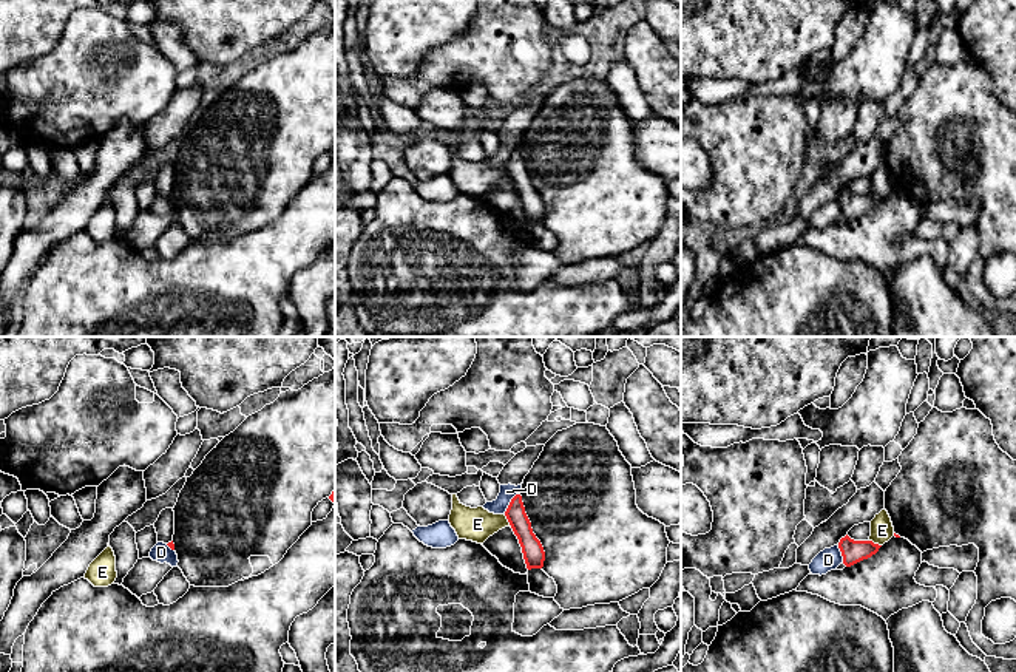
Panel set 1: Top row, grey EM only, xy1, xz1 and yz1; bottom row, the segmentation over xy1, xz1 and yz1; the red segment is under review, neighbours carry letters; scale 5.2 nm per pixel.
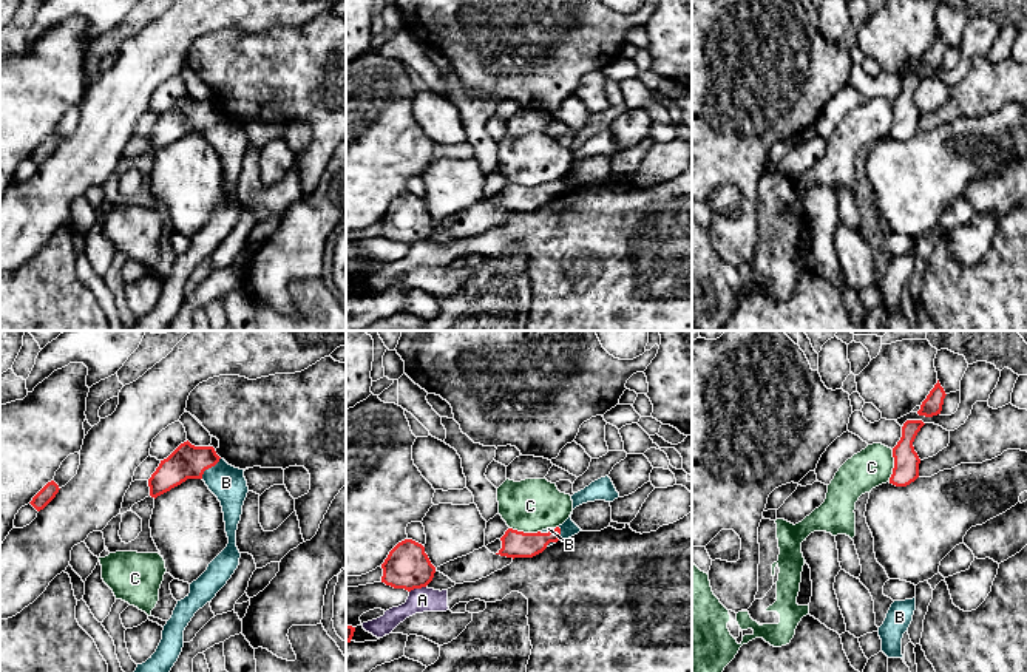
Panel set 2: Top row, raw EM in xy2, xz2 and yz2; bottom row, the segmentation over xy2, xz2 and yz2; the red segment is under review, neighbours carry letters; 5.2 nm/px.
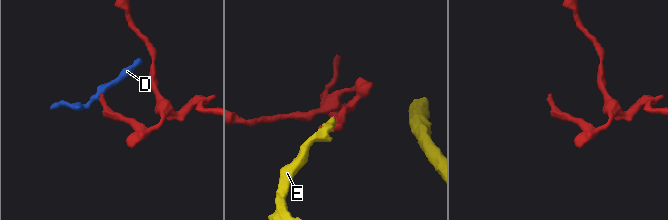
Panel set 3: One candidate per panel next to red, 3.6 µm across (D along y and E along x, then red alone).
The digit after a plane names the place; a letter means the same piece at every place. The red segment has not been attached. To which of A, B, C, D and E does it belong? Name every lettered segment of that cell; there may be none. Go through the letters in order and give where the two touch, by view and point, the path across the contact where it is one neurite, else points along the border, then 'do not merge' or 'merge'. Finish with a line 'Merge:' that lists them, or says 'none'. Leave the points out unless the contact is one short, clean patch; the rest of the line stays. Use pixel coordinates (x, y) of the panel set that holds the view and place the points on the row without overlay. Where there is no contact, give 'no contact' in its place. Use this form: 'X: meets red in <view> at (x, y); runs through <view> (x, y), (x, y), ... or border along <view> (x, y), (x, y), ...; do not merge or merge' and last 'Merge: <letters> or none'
A: meets red in xz2 at (417, 241); do not merge
B: meets red in xy2 at (209, 121); runs through xy2 (187, 115), (203, 116), (209, 121), (226, 136); merge
C: meets red in yz2 at (894, 119); border along yz2 (893, 104), (893, 127), (888, 135); do not merge
D: meets red in xz1 at (510, 156); border along xz1 (519, 147), (511, 153), (504, 167); do not merge
E: meets red in xz1 at (508, 175); border along xz1 (504, 169), (511, 179); do not merge
Merge: B

